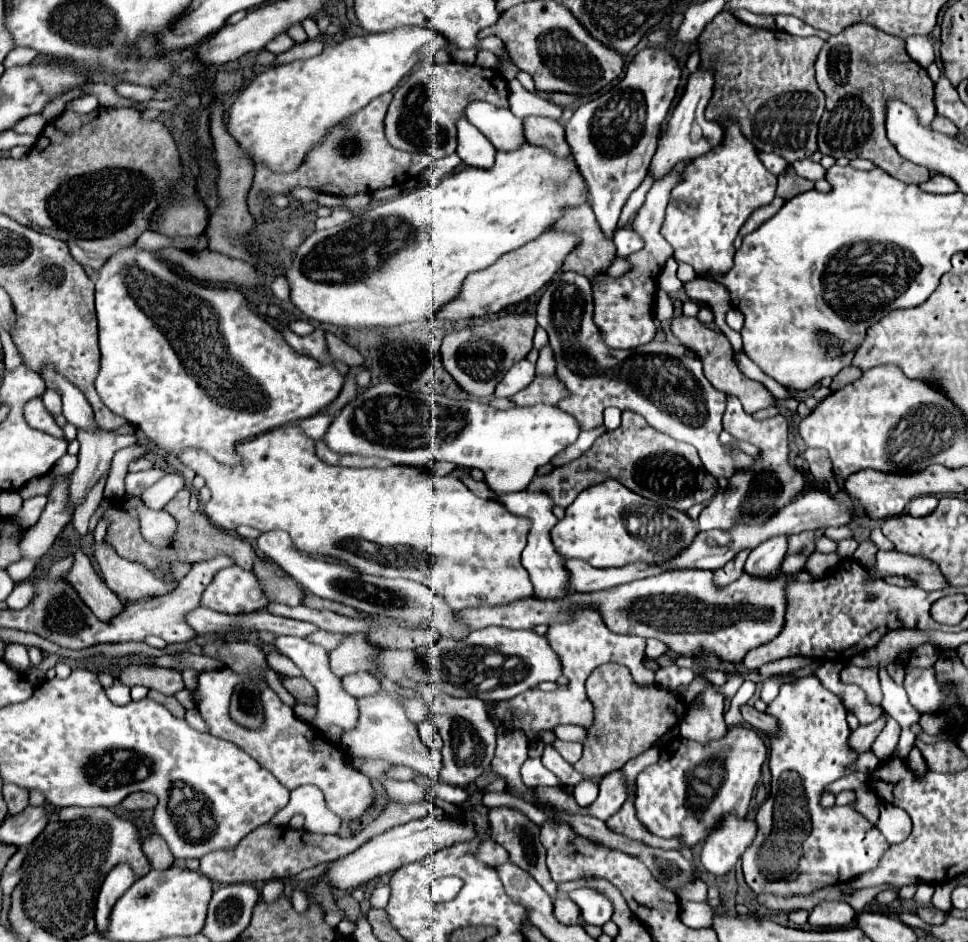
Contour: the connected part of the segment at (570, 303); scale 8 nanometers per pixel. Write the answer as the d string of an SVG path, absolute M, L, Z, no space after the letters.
M564 272L552 280L538 302L536 320L550 336L556 376L568 390L568 396L562 398L558 406L578 420L580 430L602 426L604 408L616 406L644 416L658 432L696 446L702 466L716 478L730 478L738 470L754 464L754 458L744 452L728 450L720 444L718 436L722 432L726 394L710 384L700 358L692 350L660 340L630 350L612 350L602 344L592 322L592 288L588 278Z

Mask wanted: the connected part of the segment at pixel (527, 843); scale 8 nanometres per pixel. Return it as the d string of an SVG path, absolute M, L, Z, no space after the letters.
M492 808L490 814L490 830L492 830L492 838L502 844L506 848L506 852L510 854L510 862L512 864L518 864L520 868L524 868L526 872L530 872L534 876L534 880L552 896L556 898L558 894L558 884L554 884L554 880L550 878L550 872L548 872L548 866L546 866L546 854L544 854L544 848L540 844L540 828L530 822L524 814L520 814L518 810L512 810L512 808Z

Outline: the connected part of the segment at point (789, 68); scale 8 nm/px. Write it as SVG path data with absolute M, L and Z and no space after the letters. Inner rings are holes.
M728 10L716 14L716 18L706 26L698 40L706 44L706 48L702 48L700 68L714 72L714 94L706 106L708 120L716 120L716 116L736 116L742 126L742 134L752 140L752 144L760 152L774 152L786 158L788 164L810 158L818 150L816 134L820 116L824 112L824 94L814 80L814 62L824 40L820 40L818 36L800 38L782 30L754 28L734 18ZM708 52L714 52L718 56L708 58ZM778 62L782 62L786 70L776 72L774 64Z

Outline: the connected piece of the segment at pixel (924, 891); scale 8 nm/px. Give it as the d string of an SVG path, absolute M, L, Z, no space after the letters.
M922 883L918 886L914 895L914 900L917 905L928 906L930 905L931 898L934 894L935 886L932 884Z

